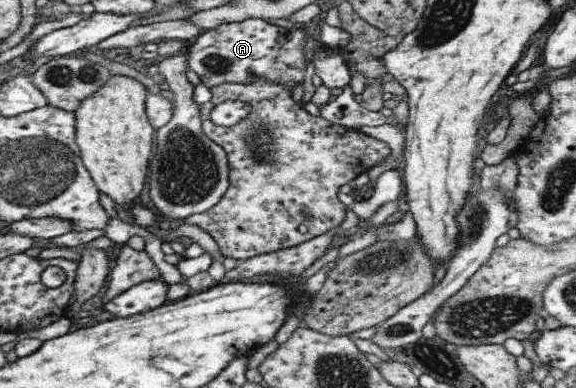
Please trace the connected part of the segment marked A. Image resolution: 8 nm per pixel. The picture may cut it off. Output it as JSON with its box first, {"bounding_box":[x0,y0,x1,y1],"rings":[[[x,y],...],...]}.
{"bounding_box":[188,18,305,92],"rings":[[[248,18],[239,22],[228,22],[205,31],[197,37],[189,52],[188,66],[199,76],[207,88],[221,83],[251,83],[255,78],[275,82],[291,92],[292,87],[303,83],[305,56],[301,29],[271,25],[263,18]]]}

